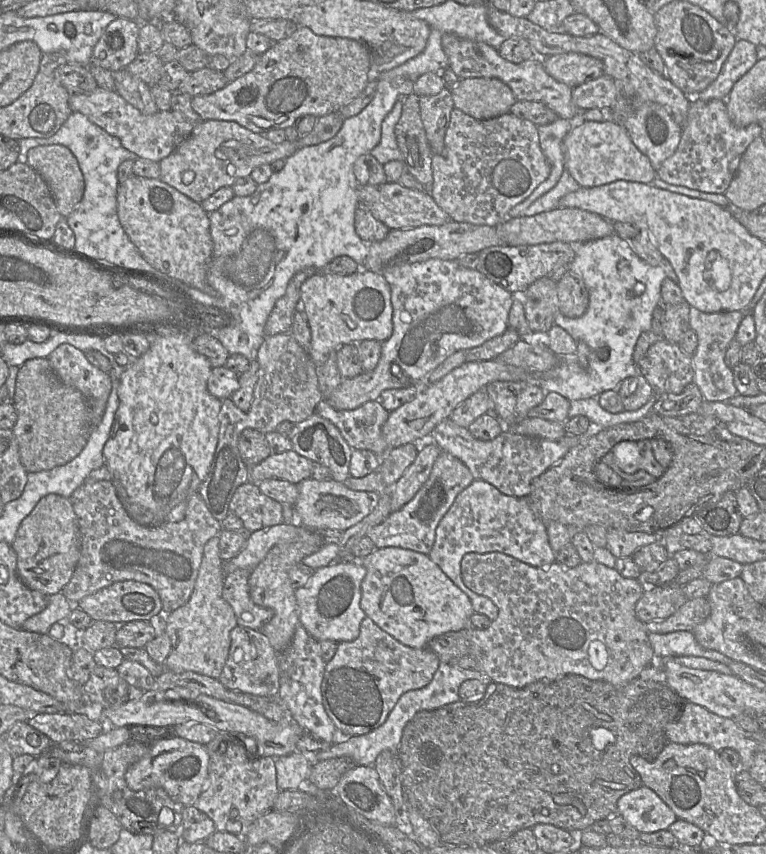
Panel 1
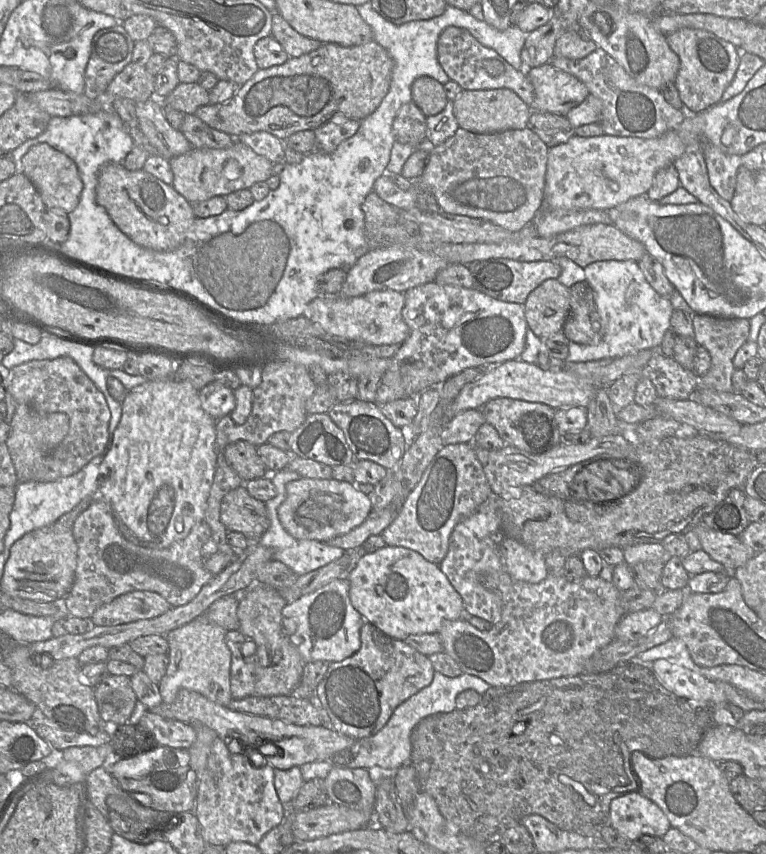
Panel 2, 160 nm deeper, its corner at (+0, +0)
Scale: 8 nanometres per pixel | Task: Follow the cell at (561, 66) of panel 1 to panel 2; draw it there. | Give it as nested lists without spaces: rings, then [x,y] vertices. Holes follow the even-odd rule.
[[[551,63],[527,69],[527,75],[534,89],[534,101],[529,108],[534,111],[566,116],[572,108],[578,106],[590,94],[584,83]]]

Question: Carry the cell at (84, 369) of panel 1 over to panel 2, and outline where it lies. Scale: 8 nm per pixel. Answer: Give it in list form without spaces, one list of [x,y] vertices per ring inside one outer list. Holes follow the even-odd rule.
[[[72,358],[32,360],[13,367],[8,392],[17,404],[27,404],[42,413],[62,412],[70,419],[68,434],[40,463],[32,481],[53,482],[71,476],[103,453],[111,412],[103,393]]]

